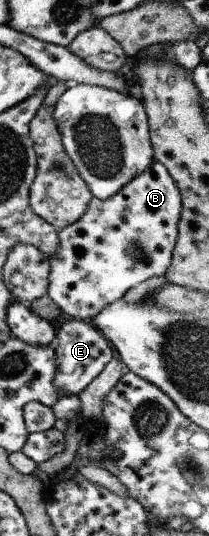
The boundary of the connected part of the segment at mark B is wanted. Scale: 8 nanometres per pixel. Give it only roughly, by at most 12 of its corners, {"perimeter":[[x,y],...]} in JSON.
{"perimeter":[[160,162],[58,231],[47,295],[91,321],[164,276],[180,187]]}

